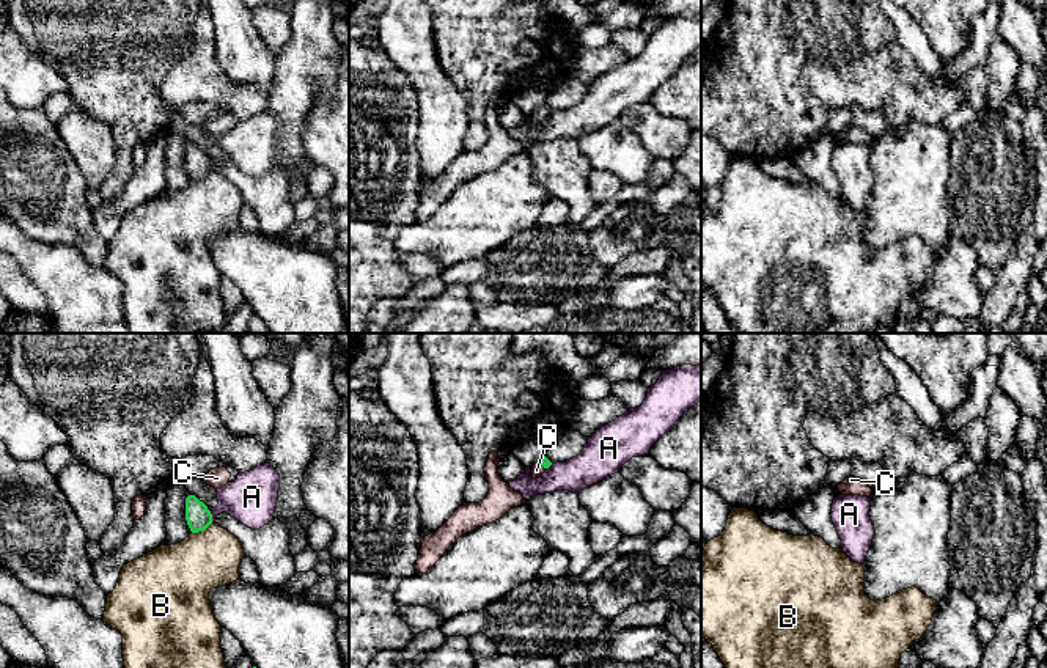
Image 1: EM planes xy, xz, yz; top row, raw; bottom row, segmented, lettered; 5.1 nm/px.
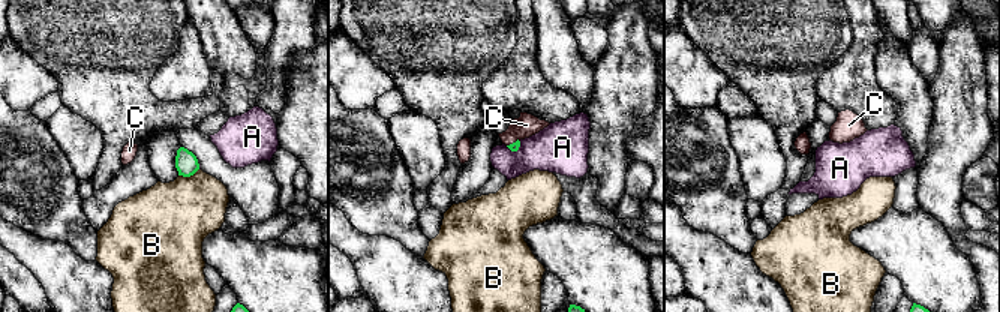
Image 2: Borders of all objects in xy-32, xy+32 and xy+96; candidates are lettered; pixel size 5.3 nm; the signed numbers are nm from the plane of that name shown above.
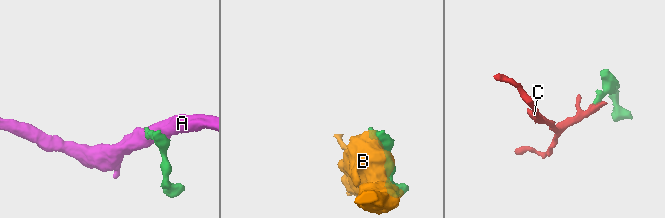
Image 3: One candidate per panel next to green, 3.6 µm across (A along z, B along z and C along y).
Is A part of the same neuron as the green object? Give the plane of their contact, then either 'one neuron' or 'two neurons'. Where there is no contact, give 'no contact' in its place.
contact in xy; two neurons

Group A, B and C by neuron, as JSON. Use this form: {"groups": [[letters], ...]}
{"groups": [["A"], ["B"], ["C"]]}

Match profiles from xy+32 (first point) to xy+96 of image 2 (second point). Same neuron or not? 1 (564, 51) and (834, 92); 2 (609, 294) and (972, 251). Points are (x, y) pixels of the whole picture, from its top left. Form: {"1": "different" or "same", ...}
{"1": "different", "2": "different"}

